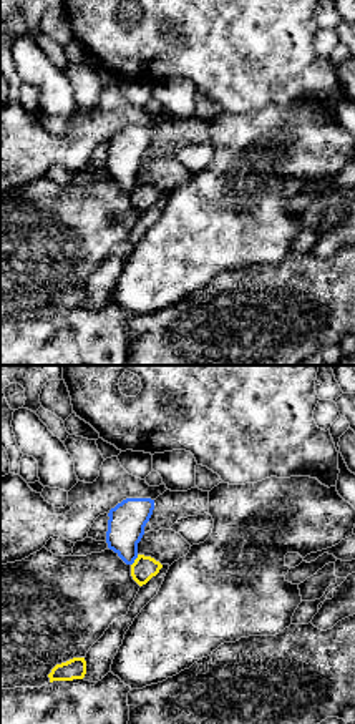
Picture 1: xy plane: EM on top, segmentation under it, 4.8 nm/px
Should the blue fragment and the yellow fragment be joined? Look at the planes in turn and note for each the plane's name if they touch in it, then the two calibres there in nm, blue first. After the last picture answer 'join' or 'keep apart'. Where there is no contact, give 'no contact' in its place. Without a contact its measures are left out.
meets blue in xy; 180 nm thick on the blue side, 120 nm on the other

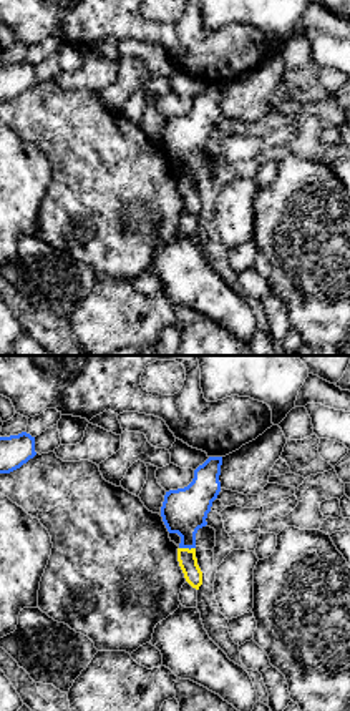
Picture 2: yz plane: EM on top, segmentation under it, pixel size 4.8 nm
meets blue in yz; 220 nm thick on the blue side, 90 nm on the other

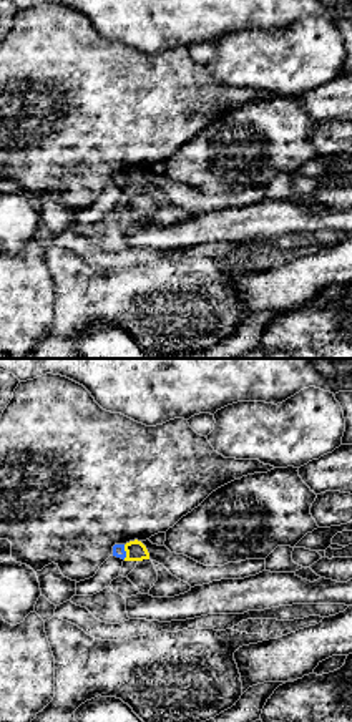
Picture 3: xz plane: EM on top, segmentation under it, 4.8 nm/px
meets blue in xz; 60 nm thick on the blue side, 100 nm on the other

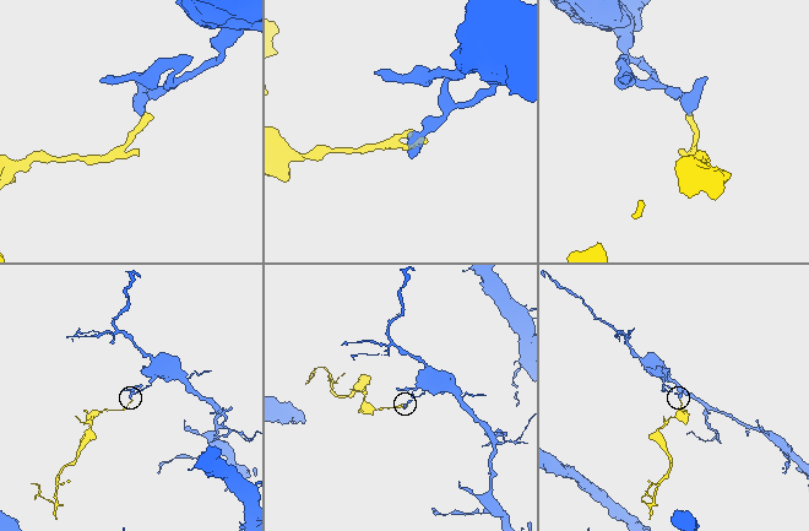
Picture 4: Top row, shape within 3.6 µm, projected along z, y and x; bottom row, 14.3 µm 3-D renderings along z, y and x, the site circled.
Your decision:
keep apart

